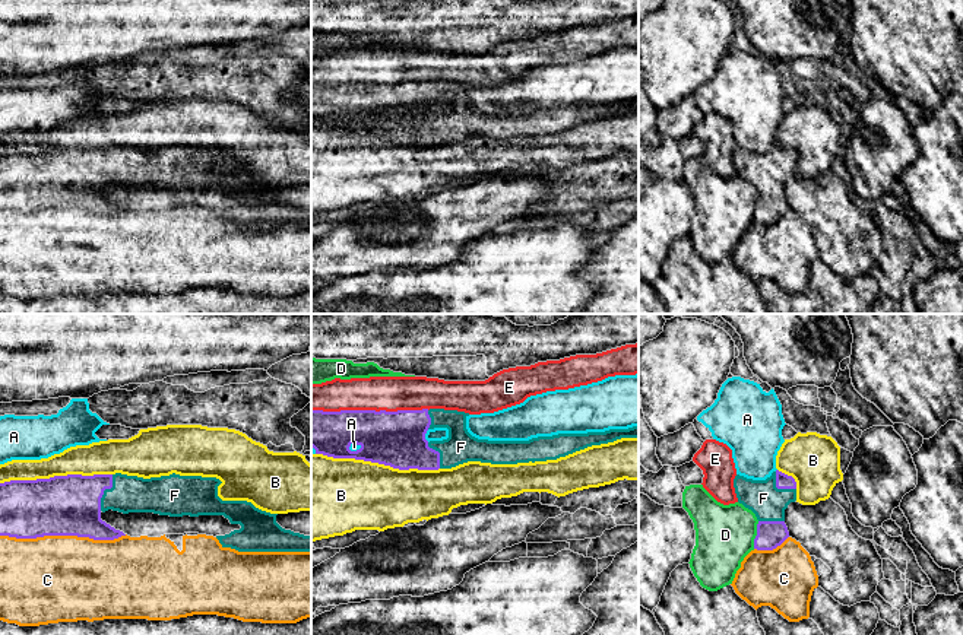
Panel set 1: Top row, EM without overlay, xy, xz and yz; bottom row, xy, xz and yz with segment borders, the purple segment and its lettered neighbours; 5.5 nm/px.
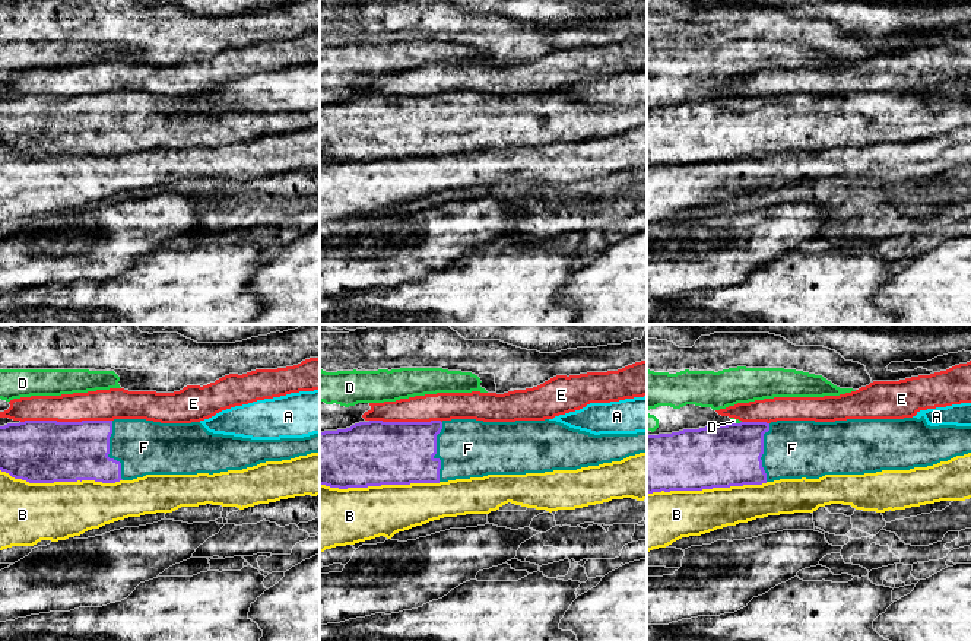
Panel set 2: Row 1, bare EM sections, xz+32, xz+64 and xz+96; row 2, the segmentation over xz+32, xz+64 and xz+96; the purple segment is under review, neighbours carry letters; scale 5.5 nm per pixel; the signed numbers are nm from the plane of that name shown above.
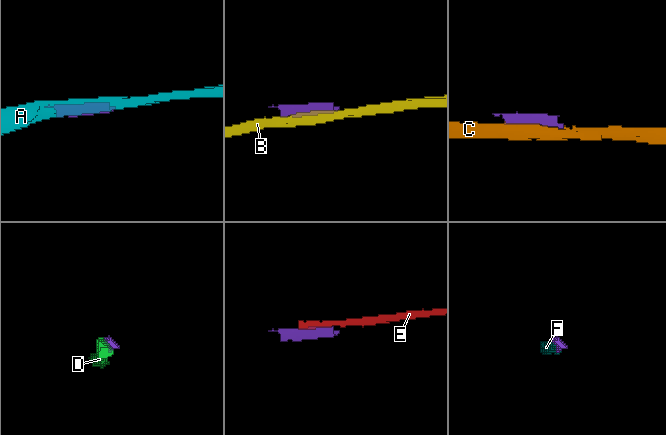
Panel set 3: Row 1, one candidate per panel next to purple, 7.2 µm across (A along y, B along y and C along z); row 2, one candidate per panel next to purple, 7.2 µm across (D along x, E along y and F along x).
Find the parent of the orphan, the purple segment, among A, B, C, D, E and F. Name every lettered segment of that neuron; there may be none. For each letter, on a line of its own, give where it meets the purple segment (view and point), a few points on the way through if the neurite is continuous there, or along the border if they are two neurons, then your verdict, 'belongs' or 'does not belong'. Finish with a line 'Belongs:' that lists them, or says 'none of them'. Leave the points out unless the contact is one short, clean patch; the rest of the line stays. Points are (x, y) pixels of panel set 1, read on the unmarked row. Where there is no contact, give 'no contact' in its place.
A: xz (424, 108) | does not belong
B: xz (377, 135) | does not belong
C: xy (63, 208) | does not belong
D: yz (757, 208) | does not belong
E: xz (370, 83) | does not belong
F: xy (104, 162) | belongs
Belongs: F

